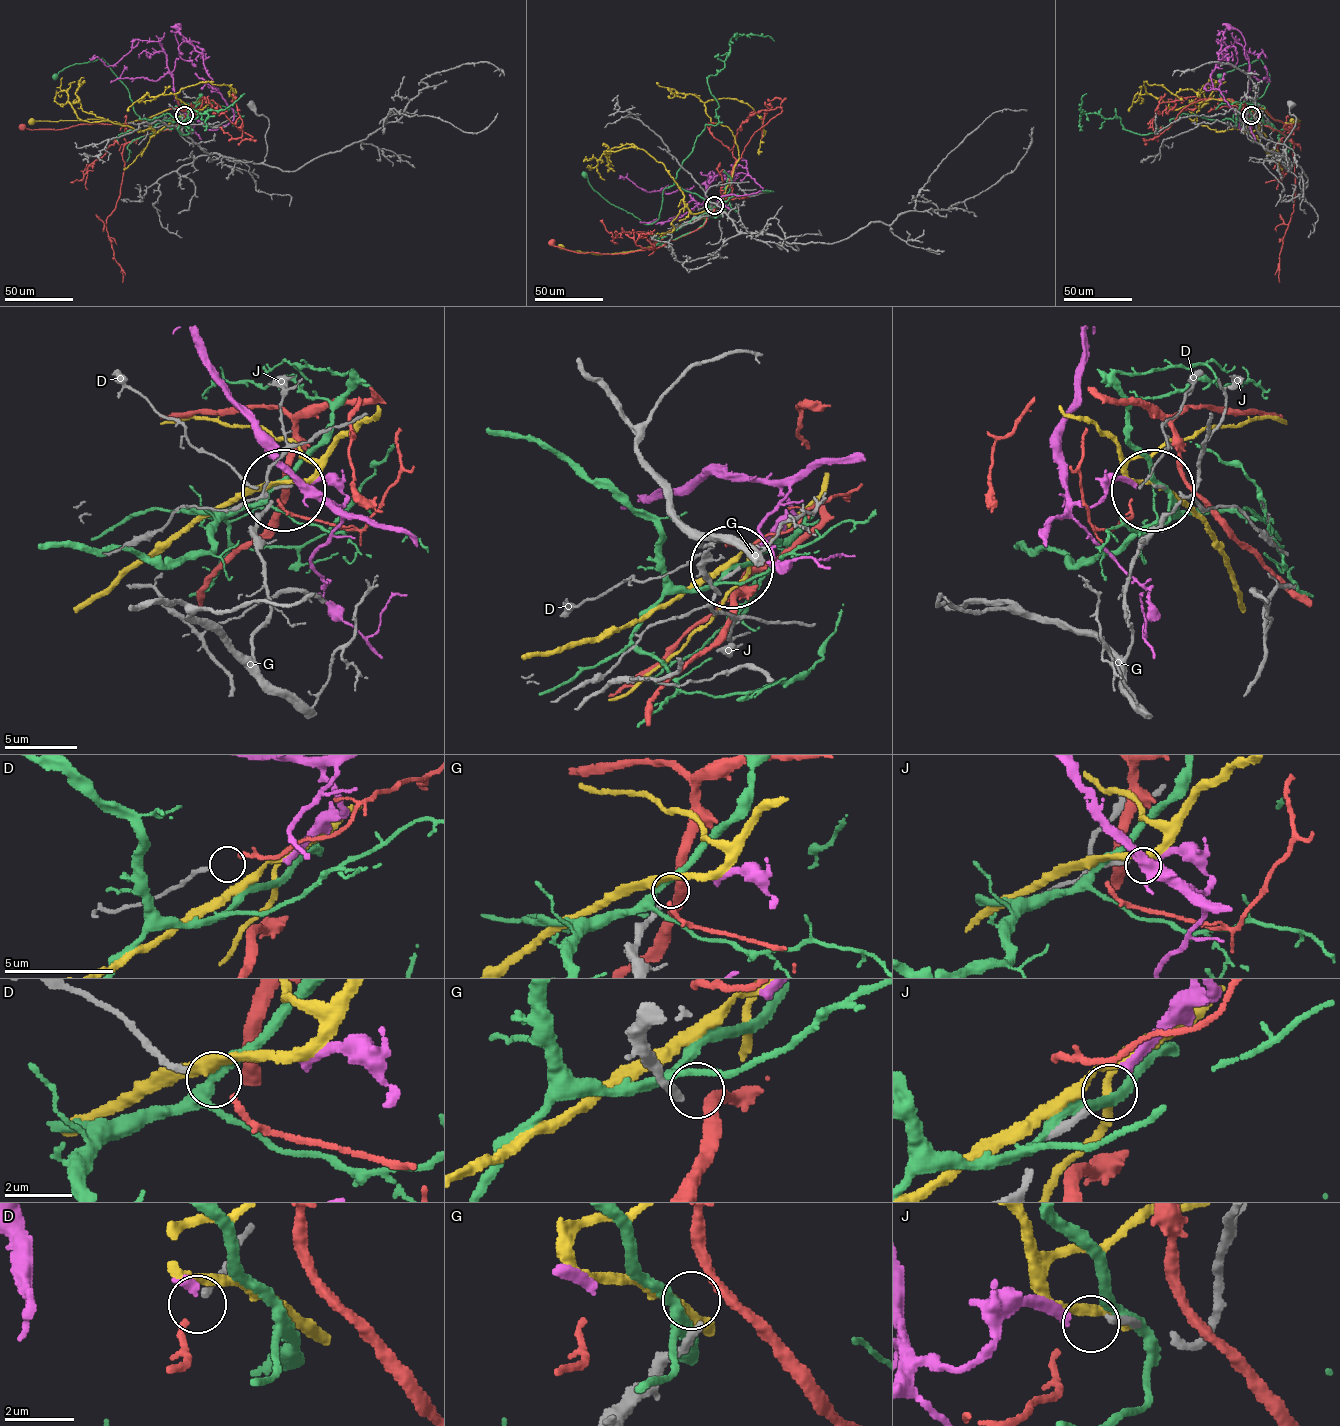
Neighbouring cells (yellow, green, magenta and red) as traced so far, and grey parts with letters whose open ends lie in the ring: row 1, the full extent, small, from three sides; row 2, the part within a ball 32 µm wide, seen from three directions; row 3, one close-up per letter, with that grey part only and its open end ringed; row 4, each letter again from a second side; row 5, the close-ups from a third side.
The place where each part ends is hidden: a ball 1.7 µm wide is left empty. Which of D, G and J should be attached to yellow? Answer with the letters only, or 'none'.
none

